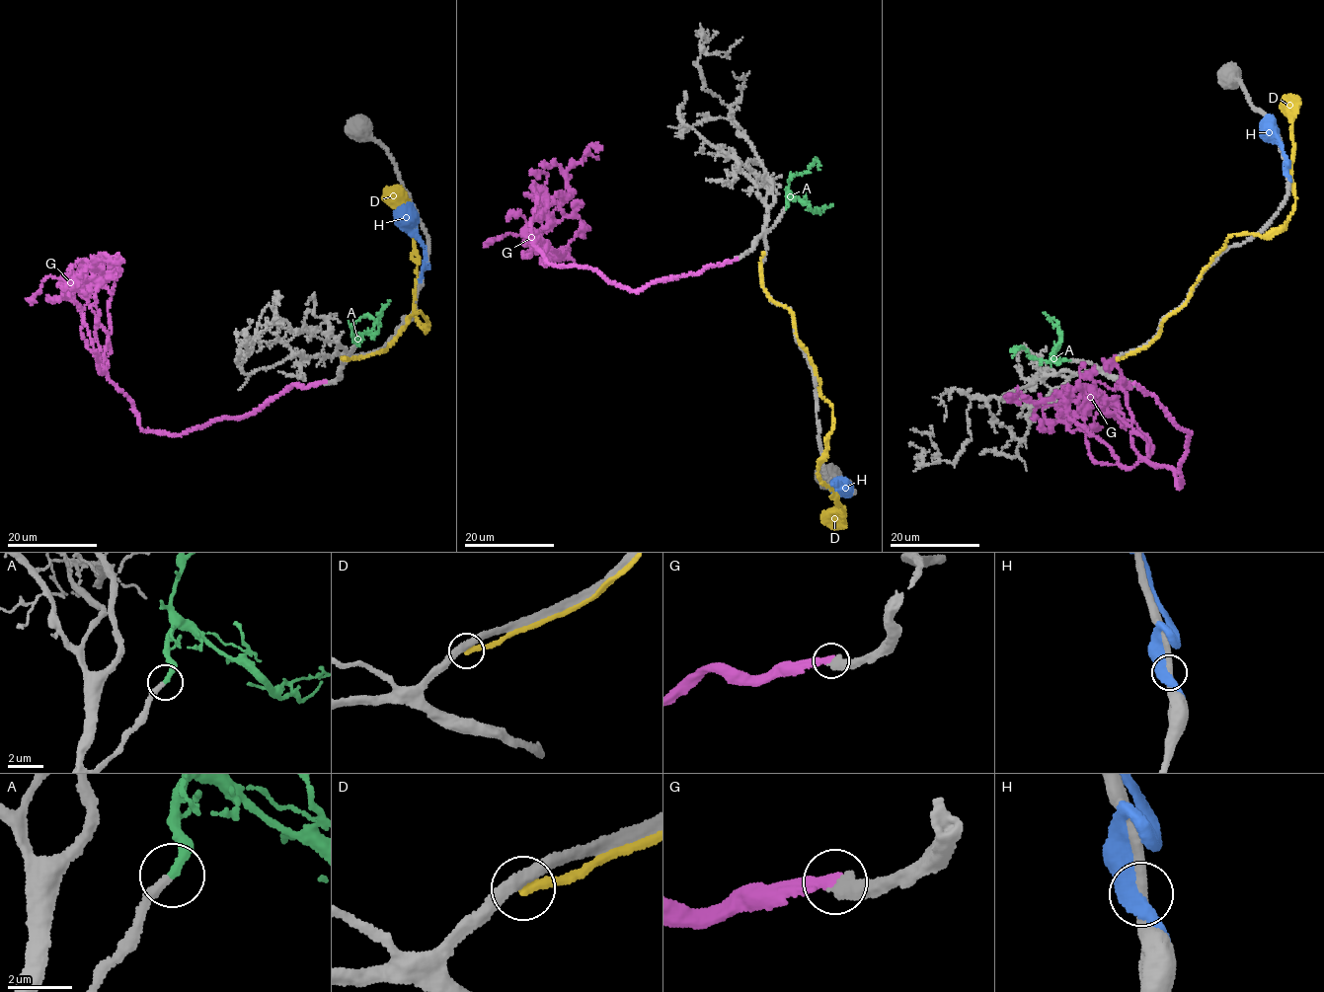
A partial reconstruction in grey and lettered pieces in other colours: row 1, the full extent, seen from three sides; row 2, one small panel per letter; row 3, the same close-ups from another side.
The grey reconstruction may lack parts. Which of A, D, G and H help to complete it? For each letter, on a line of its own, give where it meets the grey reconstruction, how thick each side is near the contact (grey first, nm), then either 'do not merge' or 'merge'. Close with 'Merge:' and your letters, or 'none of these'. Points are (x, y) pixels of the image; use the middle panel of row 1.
A: (786, 208) | 280/280 nm | merge
D: (764, 252) | 340/280 nm | do not merge
G: (736, 259) | 400/280 nm | merge
H: (836, 485) | 360/320 nm | do not merge
Merge: A, G

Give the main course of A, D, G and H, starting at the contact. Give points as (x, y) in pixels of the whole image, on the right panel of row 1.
A: (1068, 360), (1049, 362), (1034, 358), (1024, 348), (1010, 350), (1020, 345)
D: (1115, 358), (1156, 339), (1166, 317), (1186, 300), (1231, 235), (1284, 228), (1294, 204), (1295, 101), (1290, 99)
G: (1134, 383), (1191, 436), (1181, 488), (1170, 469), (1137, 460), (1126, 468), (1068, 416), (1062, 398), (1010, 394)
H: (1287, 174), (1284, 148), (1278, 141), (1263, 135), (1263, 124)

